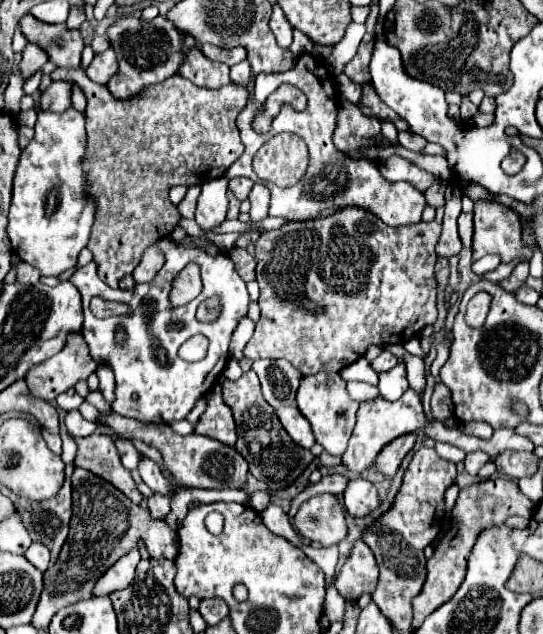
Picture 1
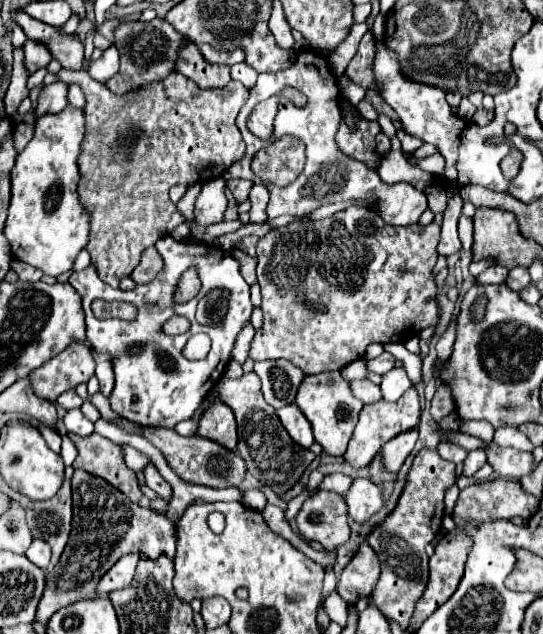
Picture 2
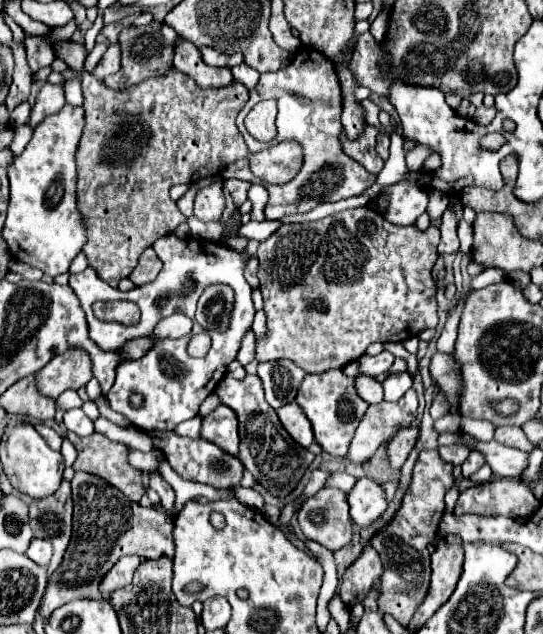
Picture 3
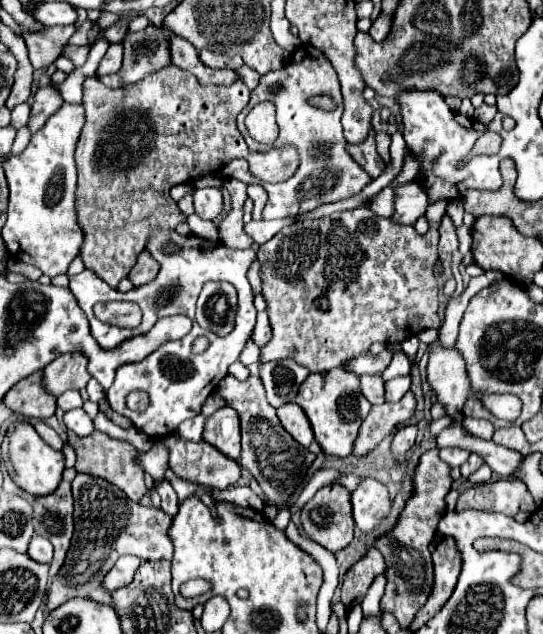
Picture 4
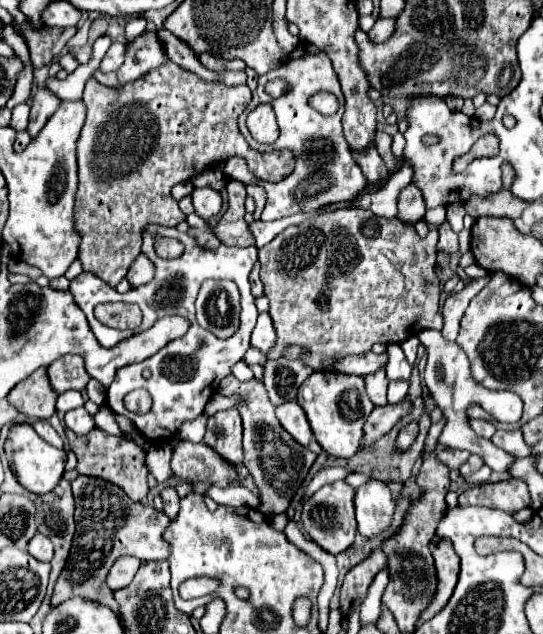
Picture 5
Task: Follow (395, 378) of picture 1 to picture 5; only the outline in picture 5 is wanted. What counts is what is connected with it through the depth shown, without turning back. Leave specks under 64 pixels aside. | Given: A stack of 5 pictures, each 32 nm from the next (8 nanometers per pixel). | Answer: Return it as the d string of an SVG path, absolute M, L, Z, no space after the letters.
M408 380L390 382L390 386L388 386L388 402L390 402L390 404L402 402L402 398L404 398L406 392L408 392Z

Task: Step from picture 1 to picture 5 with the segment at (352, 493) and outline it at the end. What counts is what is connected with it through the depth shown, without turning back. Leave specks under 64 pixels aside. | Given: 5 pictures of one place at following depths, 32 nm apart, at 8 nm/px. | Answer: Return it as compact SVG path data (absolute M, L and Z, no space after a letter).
M366 482L356 492L356 520L358 532L370 540L380 536L390 524L394 516L392 492L384 482Z

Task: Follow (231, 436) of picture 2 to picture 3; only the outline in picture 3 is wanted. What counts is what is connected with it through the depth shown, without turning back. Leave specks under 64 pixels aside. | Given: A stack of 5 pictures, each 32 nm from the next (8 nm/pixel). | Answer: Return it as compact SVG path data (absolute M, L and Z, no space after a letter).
M220 404L210 416L204 418L202 438L222 448L226 454L238 456L238 418L232 408Z

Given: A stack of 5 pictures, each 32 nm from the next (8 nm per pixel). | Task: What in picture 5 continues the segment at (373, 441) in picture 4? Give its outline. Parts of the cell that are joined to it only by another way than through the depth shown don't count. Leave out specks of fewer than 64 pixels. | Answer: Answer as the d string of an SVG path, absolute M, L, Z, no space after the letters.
M402 400L400 404L388 404L388 406L374 408L364 426L364 448L368 448L376 438L386 434L404 414L410 412L410 408L412 404L408 400Z

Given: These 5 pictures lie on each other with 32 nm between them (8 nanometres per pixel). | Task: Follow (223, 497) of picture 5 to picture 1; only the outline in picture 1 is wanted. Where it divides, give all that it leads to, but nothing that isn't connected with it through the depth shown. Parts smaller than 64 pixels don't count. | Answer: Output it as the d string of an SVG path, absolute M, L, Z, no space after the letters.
M250 492L248 494L248 504L254 510L264 510L270 504L270 496L266 492Z

